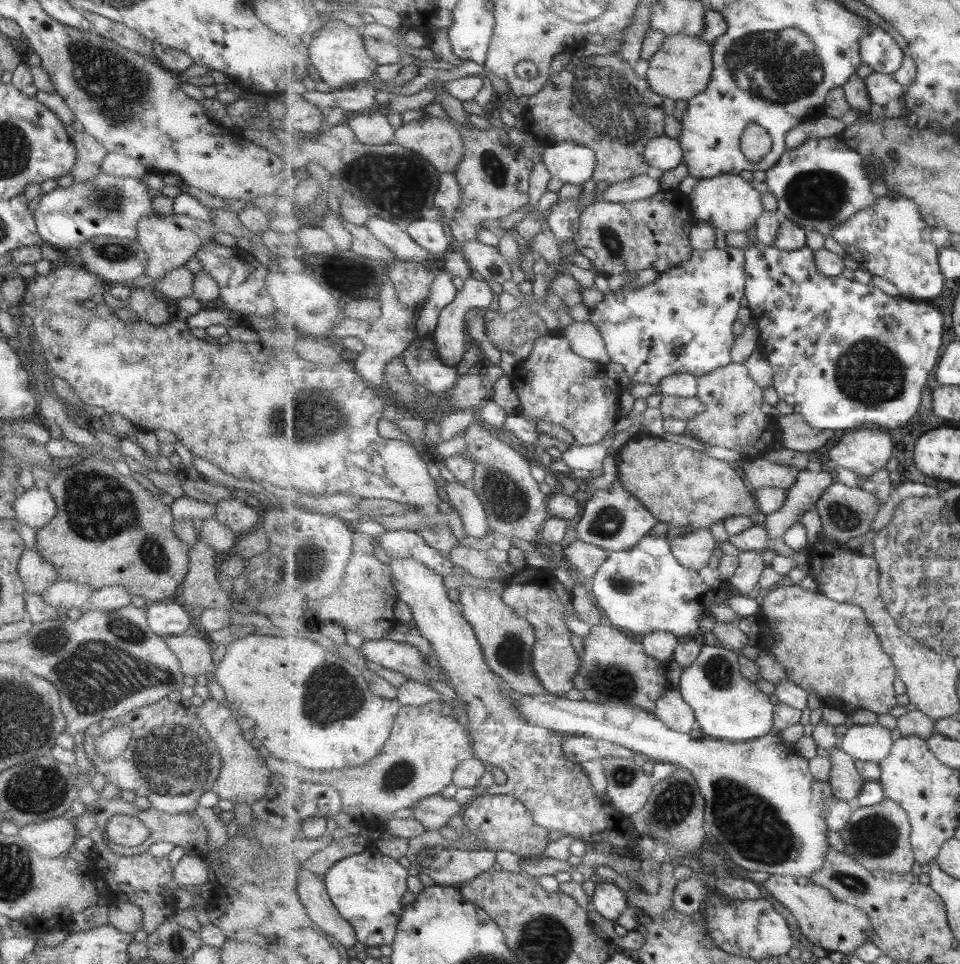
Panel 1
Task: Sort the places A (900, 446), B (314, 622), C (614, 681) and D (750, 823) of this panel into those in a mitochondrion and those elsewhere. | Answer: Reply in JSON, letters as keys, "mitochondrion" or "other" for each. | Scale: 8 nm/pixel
{"A":"other","B":"other","C":"mitochondrion","D":"mitochondrion"}

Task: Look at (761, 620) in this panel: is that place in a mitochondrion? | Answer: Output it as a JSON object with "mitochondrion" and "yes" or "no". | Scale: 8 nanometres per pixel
{"mitochondrion":"no"}

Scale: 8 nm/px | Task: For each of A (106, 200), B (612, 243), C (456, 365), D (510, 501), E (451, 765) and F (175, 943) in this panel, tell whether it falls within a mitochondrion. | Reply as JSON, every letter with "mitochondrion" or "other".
{"A":"mitochondrion","B":"mitochondrion","C":"other","D":"mitochondrion","E":"other","F":"mitochondrion"}

